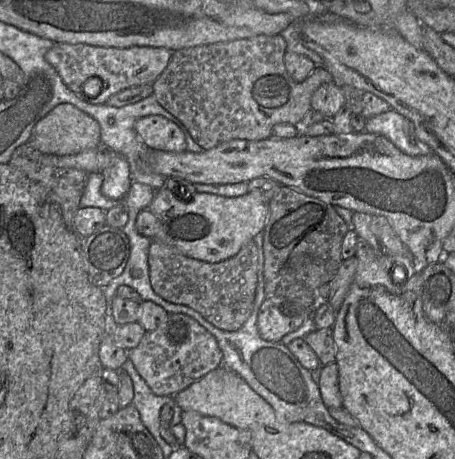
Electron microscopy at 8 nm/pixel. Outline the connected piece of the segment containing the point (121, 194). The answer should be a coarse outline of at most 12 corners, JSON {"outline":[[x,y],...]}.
{"outline":[[119,156],[102,173],[101,191],[122,202],[133,182],[127,160]]}

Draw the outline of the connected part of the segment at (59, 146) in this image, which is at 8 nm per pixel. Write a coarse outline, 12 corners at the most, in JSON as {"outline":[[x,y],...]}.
{"outline":[[73,104],[36,123],[30,144],[43,154],[101,145],[100,125]]}

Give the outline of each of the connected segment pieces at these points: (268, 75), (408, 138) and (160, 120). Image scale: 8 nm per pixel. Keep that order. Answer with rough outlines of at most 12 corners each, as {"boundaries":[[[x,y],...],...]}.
{"boundaries":[[[281,35],[175,50],[159,104],[209,150],[296,125],[334,83]],[[393,108],[366,119],[365,130],[410,156],[433,152]],[[163,116],[142,117],[134,130],[150,150],[186,151],[184,132]]]}

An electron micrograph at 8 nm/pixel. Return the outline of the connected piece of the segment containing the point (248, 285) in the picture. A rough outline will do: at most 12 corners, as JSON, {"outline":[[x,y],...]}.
{"outline":[[152,239],[151,286],[221,330],[253,310],[254,240],[208,263]]}

